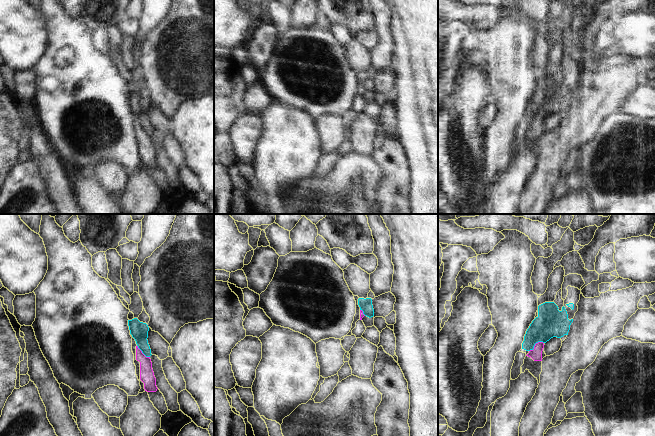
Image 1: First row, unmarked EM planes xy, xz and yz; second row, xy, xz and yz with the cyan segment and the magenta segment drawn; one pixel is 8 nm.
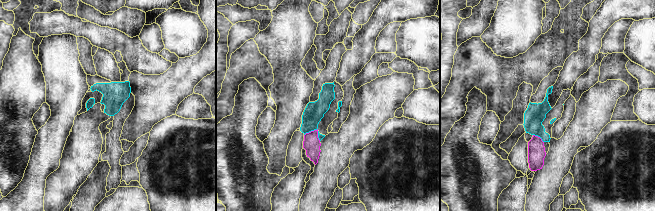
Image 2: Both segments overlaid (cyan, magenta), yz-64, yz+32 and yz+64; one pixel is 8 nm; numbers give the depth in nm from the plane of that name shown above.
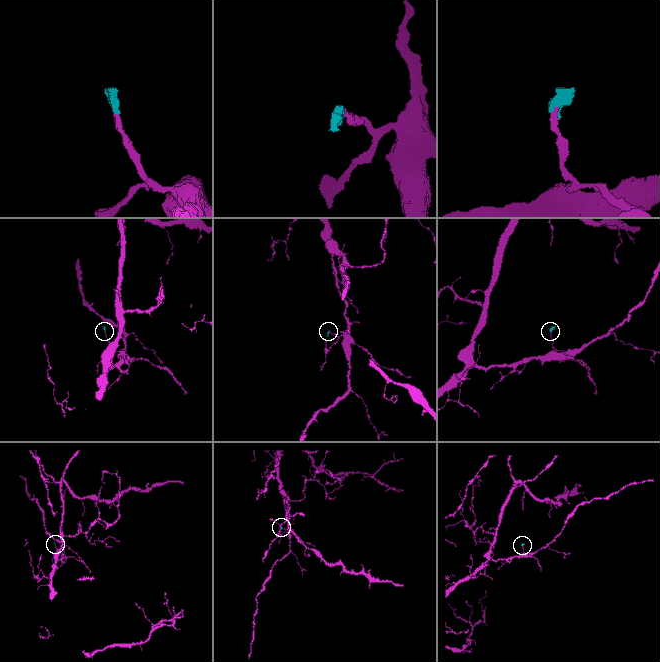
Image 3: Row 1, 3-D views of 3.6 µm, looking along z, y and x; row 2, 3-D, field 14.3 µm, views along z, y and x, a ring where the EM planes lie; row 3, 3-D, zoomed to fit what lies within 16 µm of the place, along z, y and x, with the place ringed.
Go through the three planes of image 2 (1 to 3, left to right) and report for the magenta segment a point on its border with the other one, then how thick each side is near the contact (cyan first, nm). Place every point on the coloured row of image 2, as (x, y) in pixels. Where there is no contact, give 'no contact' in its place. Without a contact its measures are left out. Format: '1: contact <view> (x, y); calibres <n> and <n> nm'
1: no contact
2: contact yz+32 (315, 129); calibres 160 and 140 nm
3: contact yz+64 (539, 136); calibres 160 and 140 nm

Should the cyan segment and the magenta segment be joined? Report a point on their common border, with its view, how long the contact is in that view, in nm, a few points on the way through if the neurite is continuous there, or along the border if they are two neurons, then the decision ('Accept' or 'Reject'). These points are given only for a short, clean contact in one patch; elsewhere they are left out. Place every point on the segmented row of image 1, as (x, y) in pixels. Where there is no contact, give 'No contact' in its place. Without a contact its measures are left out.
Touches cyan at yz (535, 343). Shared border 140 nm. Path across: yz (551, 322), (535, 338), (535, 343), (536, 354). Accept.

